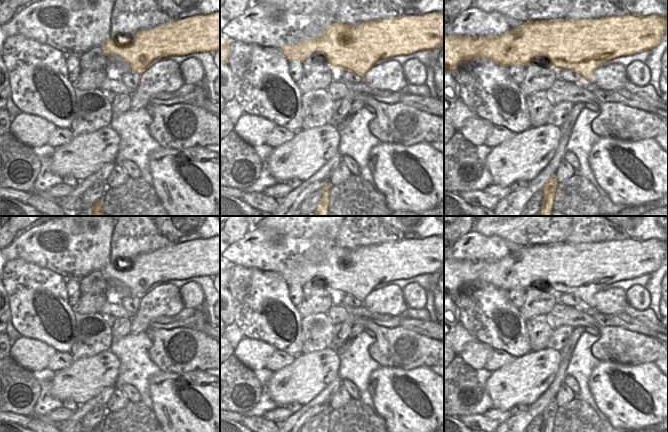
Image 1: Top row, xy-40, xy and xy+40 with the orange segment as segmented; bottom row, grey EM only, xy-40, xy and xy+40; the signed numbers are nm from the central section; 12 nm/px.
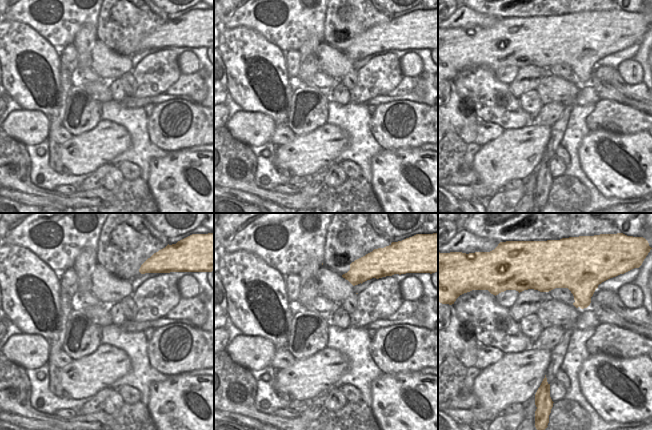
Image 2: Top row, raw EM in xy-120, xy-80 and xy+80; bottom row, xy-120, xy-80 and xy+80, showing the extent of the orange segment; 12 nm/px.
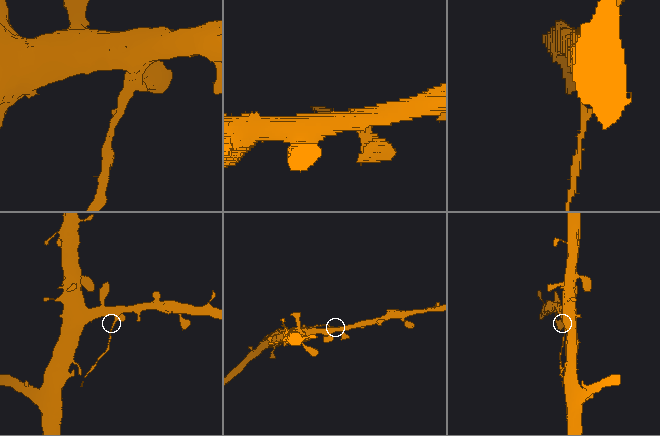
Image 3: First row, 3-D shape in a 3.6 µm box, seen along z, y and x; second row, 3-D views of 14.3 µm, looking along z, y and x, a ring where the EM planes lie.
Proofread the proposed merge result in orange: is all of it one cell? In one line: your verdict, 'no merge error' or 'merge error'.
merge error

